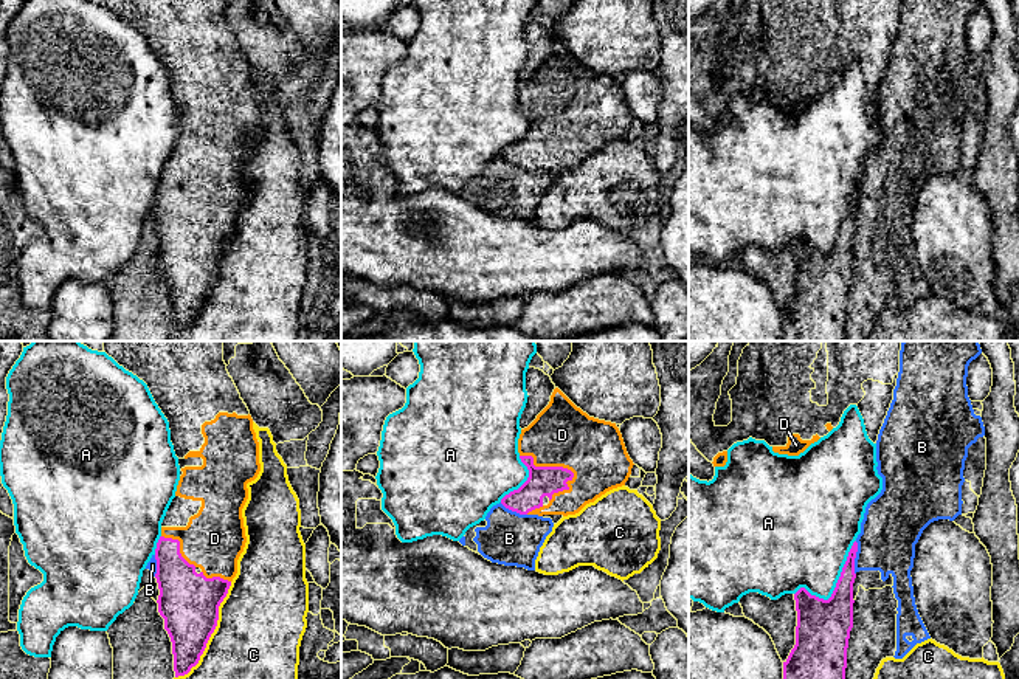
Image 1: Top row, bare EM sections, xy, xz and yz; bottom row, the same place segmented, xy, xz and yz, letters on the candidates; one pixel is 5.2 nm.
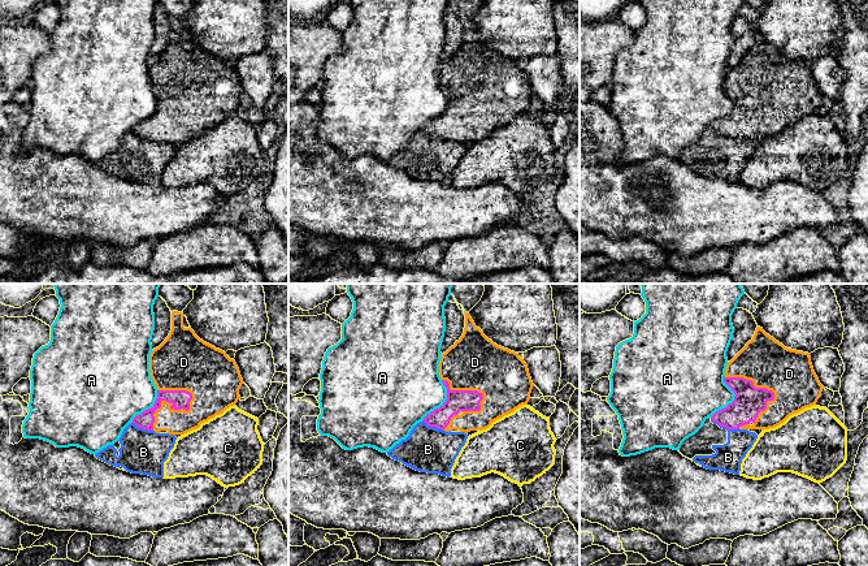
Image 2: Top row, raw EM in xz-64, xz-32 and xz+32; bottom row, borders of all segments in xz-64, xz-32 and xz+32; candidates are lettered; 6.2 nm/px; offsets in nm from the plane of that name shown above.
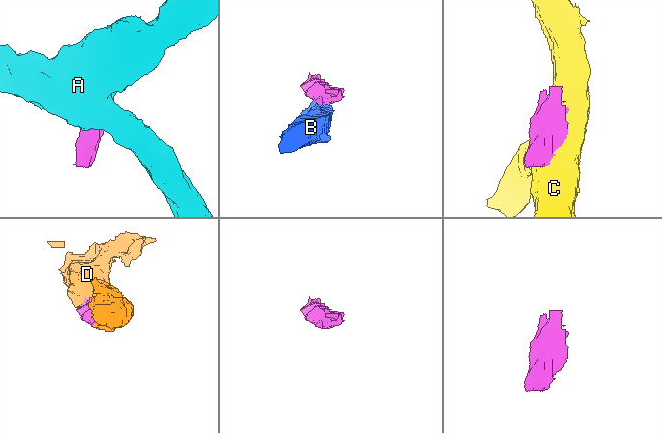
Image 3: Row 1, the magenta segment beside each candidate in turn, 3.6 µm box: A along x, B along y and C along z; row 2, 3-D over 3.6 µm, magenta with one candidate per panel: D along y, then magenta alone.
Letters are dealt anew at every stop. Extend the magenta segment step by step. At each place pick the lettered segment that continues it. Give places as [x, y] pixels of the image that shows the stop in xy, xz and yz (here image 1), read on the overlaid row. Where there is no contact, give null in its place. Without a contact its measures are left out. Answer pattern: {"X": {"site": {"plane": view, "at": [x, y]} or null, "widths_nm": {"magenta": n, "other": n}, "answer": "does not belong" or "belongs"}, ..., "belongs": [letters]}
{"A": {"site": {"plane": "yz", "at": [836, 586]}, "widths_nm": {"magenta": 280, "other": 400}, "answer": "does not belong"}, "B": {"site": {"plane": "yz", "at": [855, 557]}, "widths_nm": {"magenta": 130, "other": 300}, "answer": "does not belong"}, "C": {"site": {"plane": "xy", "at": [213, 631]}, "widths_nm": {"magenta": 320, "other": 440}, "answer": "does not belong"}, "D": {"site": {"plane": "xz", "at": [552, 467]}, "widths_nm": {"magenta": 160, "other": 320}, "answer": "belongs"}, "belongs": ["D"]}

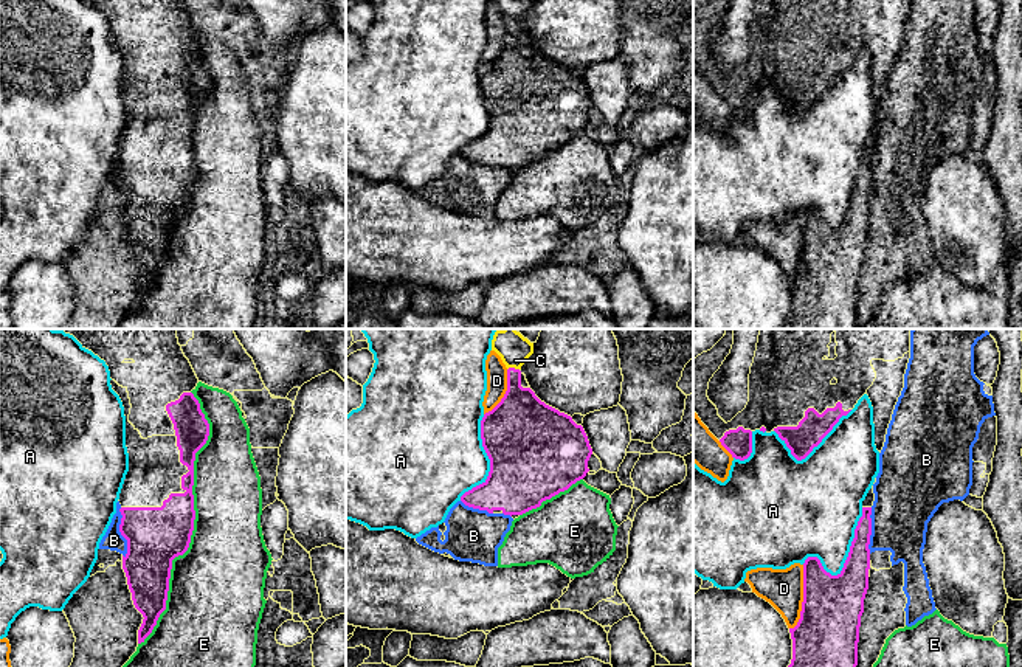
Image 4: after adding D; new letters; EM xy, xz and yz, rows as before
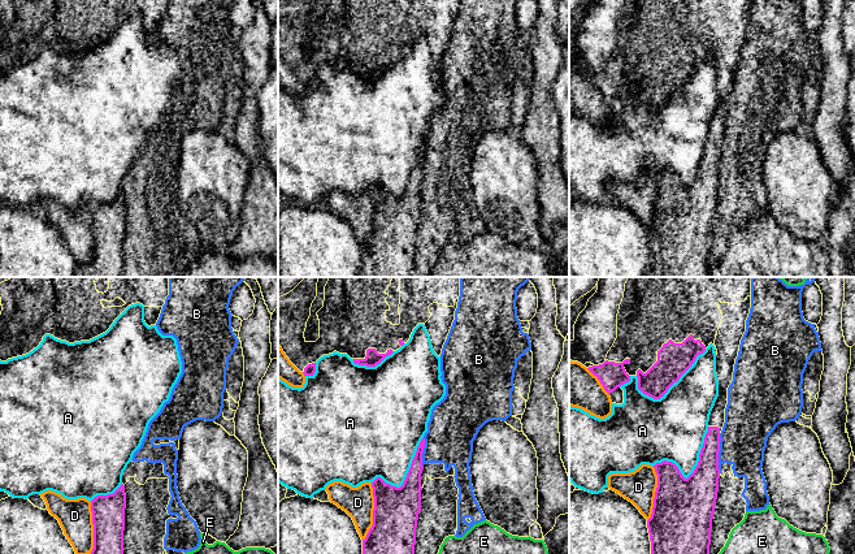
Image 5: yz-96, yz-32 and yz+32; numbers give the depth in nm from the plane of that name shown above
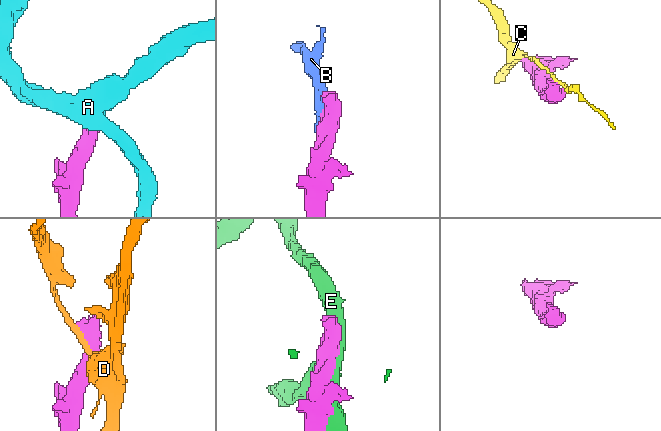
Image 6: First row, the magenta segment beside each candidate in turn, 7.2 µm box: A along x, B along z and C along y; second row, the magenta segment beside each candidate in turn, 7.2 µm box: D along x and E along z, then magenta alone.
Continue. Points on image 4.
{"A": {"site": {"plane": "yz", "at": [845, 560]}, "widths_nm": {"magenta": 300, "other": 380}, "answer": "does not belong"}, "B": {"site": {"plane": "xy", "at": [121, 532]}, "widths_nm": {"magenta": 300, "other": 100}, "answer": "does not belong"}, "C": {"site": {"plane": "xz", "at": [512, 368]}, "widths_nm": {"magenta": 260, "other": 160}, "answer": "does not belong"}, "D": {"site": {"plane": "yz", "at": [804, 597]}, "widths_nm": {"magenta": 320, "other": 200}, "answer": "does not belong"}, "E": {"site": {"plane": "xy", "at": [194, 518]}, "widths_nm": {"magenta": 300, "other": 400}, "answer": "does not belong"}, "belongs": []}

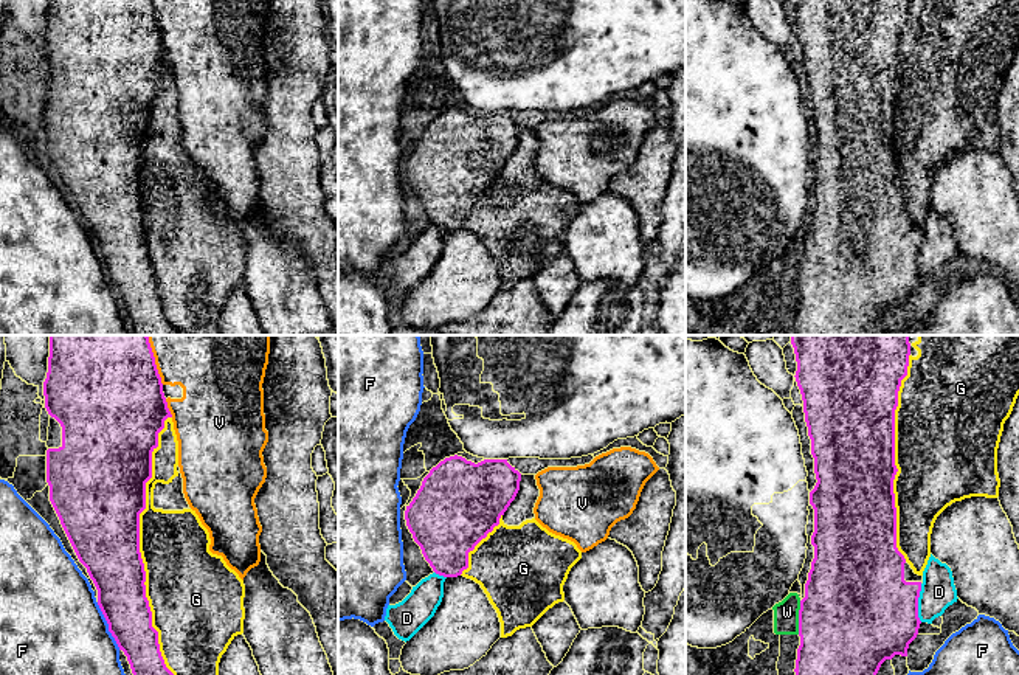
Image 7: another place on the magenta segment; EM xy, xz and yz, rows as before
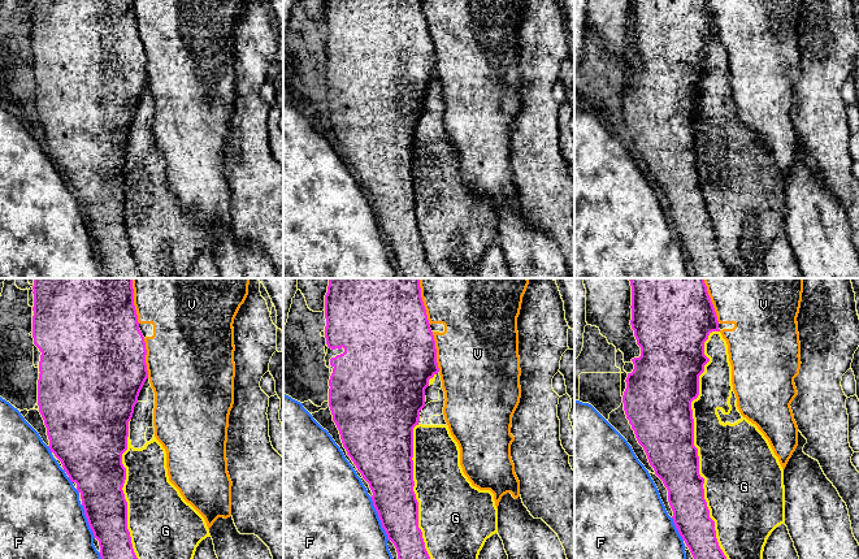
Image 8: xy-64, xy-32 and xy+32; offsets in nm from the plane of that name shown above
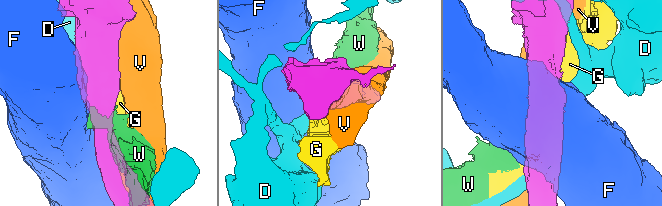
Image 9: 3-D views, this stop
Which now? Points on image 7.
{"D": {"site": {"plane": "yz", "at": [917, 602]}, "widths_nm": {"magenta": 500, "other": 180}, "answer": "does not belong"}, "F": {"site": {"plane": "xy", "at": [109, 626]}, "widths_nm": {"magenta": 260, "other": 460}, "answer": "does not belong"}, "G": {"site": {"plane": "xy", "at": [138, 545]}, "widths_nm": {"magenta": 400, "other": 360}, "answer": "does not belong"}, "V": {"site": {"plane": "xy", "at": [168, 408]}, "widths_nm": {"magenta": 480, "other": 420}, "answer": "does not belong"}, "W": {"site": {"plane": "yz", "at": [799, 618]}, "widths_nm": {"magenta": 500, "other": 130}, "answer": "does not belong"}, "belongs": []}

